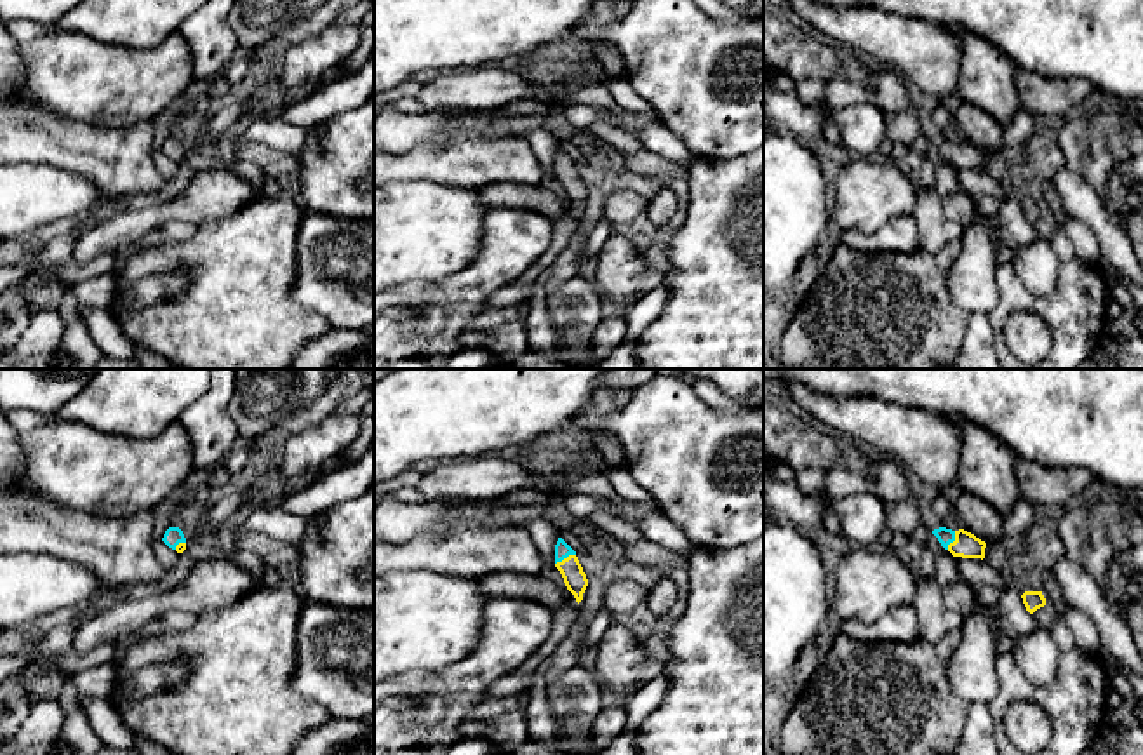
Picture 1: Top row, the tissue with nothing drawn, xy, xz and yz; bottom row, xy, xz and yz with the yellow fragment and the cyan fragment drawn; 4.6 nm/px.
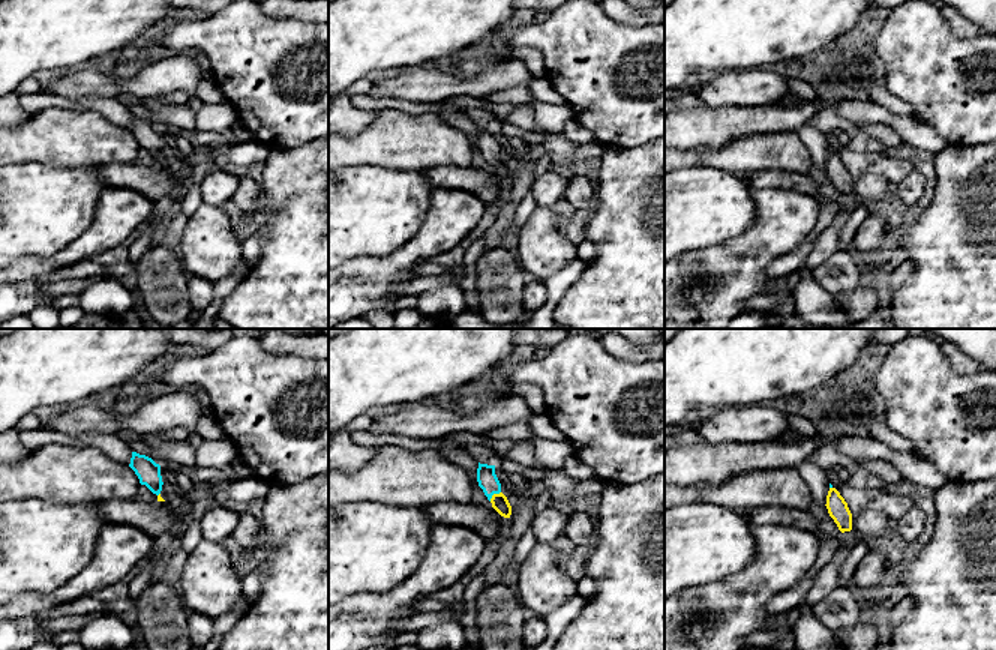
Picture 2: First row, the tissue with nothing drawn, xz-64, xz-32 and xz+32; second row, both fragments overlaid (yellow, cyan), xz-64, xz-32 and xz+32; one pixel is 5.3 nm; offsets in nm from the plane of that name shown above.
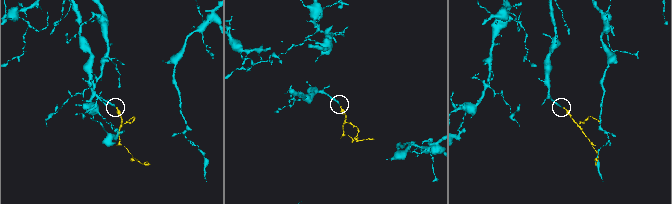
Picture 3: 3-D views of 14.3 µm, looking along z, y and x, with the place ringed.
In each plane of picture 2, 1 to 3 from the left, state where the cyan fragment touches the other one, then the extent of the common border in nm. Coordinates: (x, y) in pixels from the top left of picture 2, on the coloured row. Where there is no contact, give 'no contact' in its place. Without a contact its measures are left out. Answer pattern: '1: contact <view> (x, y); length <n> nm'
1: no contact
2: contact xz-32 (494, 494); length 80 nm
3: no contact

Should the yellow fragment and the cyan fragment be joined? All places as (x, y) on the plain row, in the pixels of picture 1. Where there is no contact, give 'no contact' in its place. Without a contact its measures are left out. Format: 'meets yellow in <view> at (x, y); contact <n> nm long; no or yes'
meets yellow in xz at (564, 169); contact 110 nm long; yes

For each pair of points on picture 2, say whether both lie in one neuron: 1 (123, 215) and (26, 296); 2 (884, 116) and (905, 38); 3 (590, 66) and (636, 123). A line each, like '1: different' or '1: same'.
1: same
2: different
3: same

